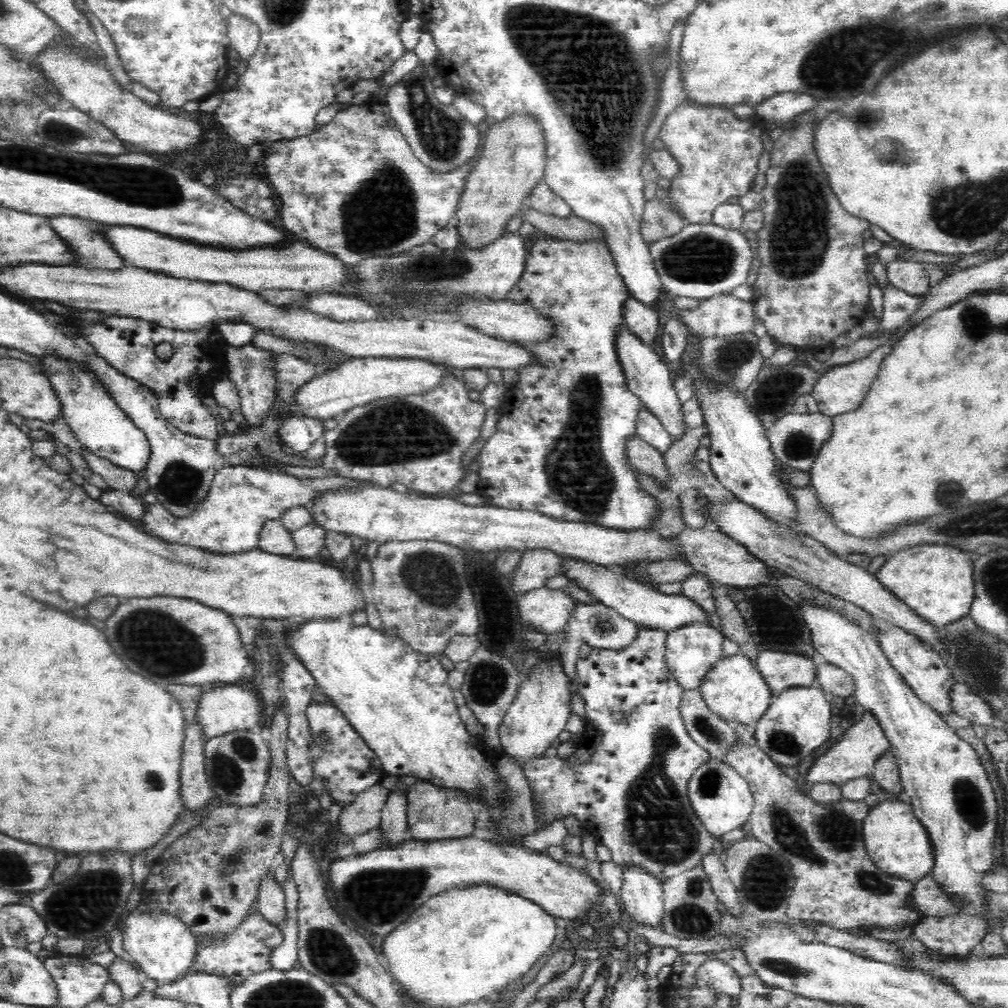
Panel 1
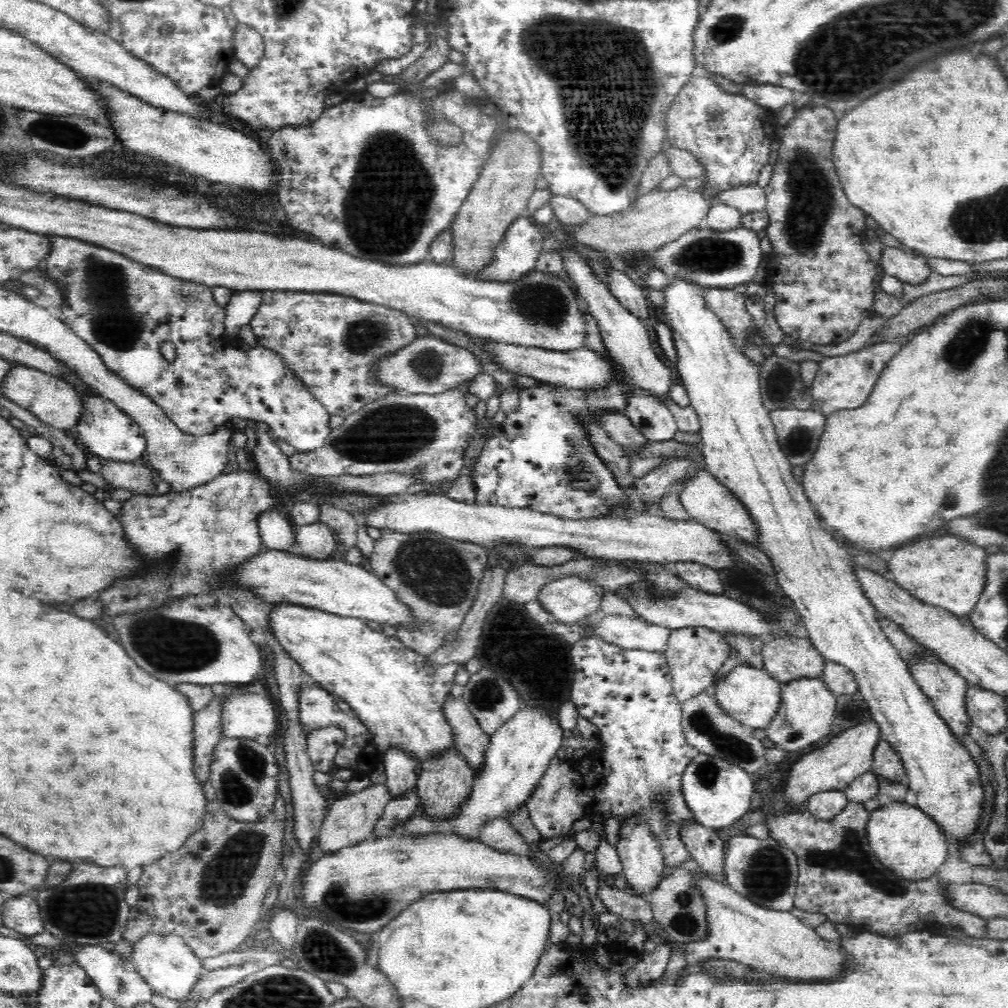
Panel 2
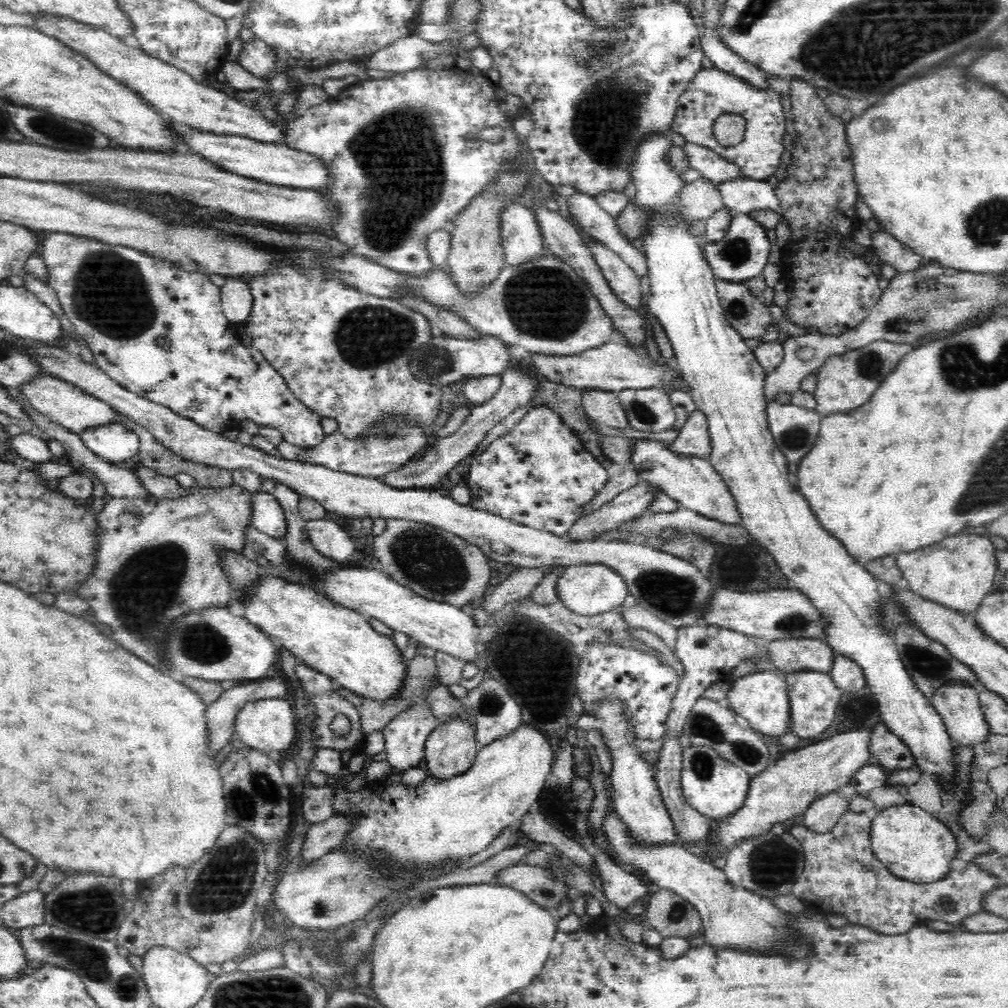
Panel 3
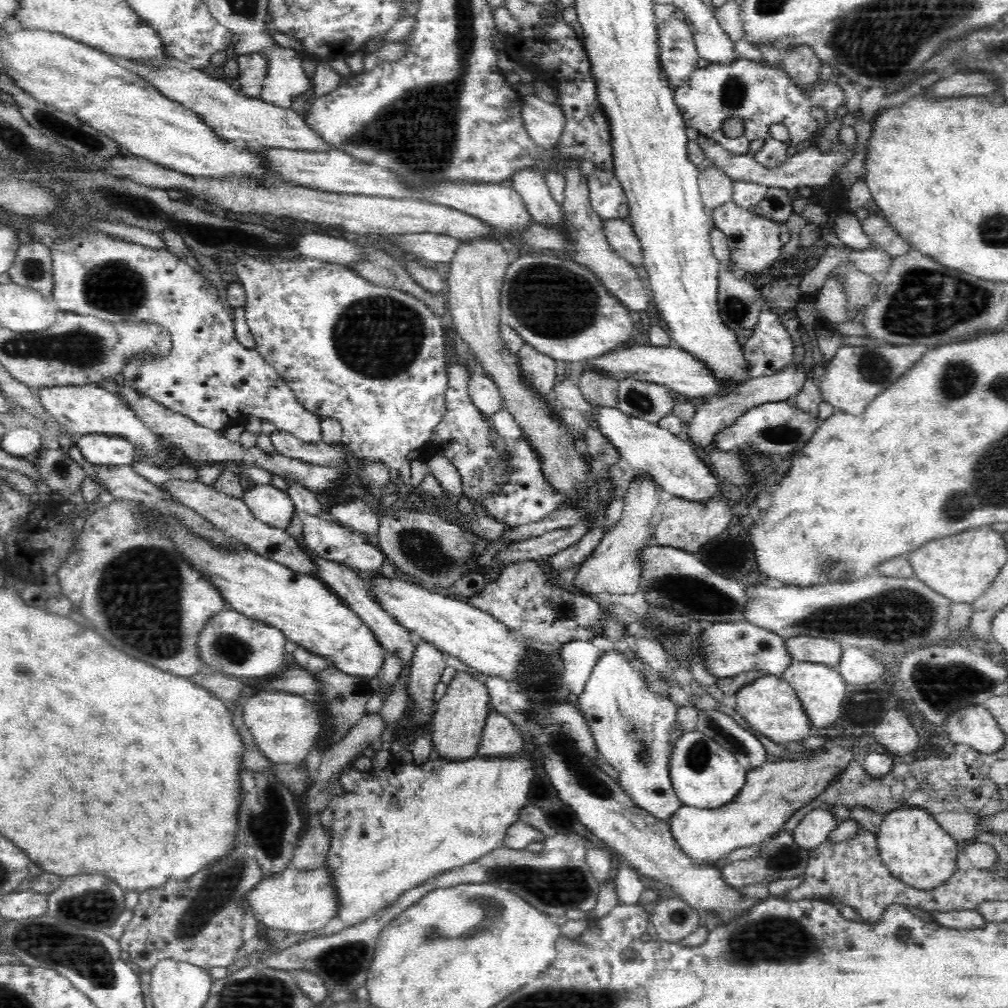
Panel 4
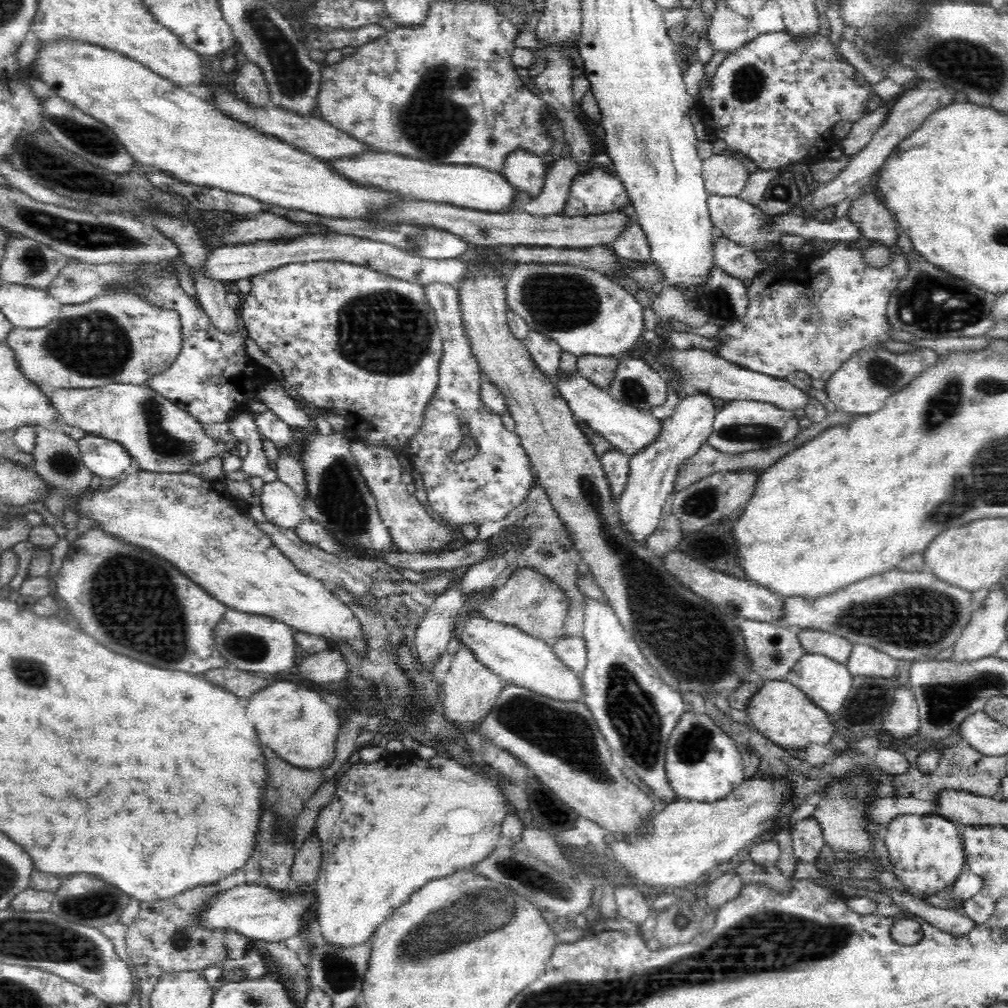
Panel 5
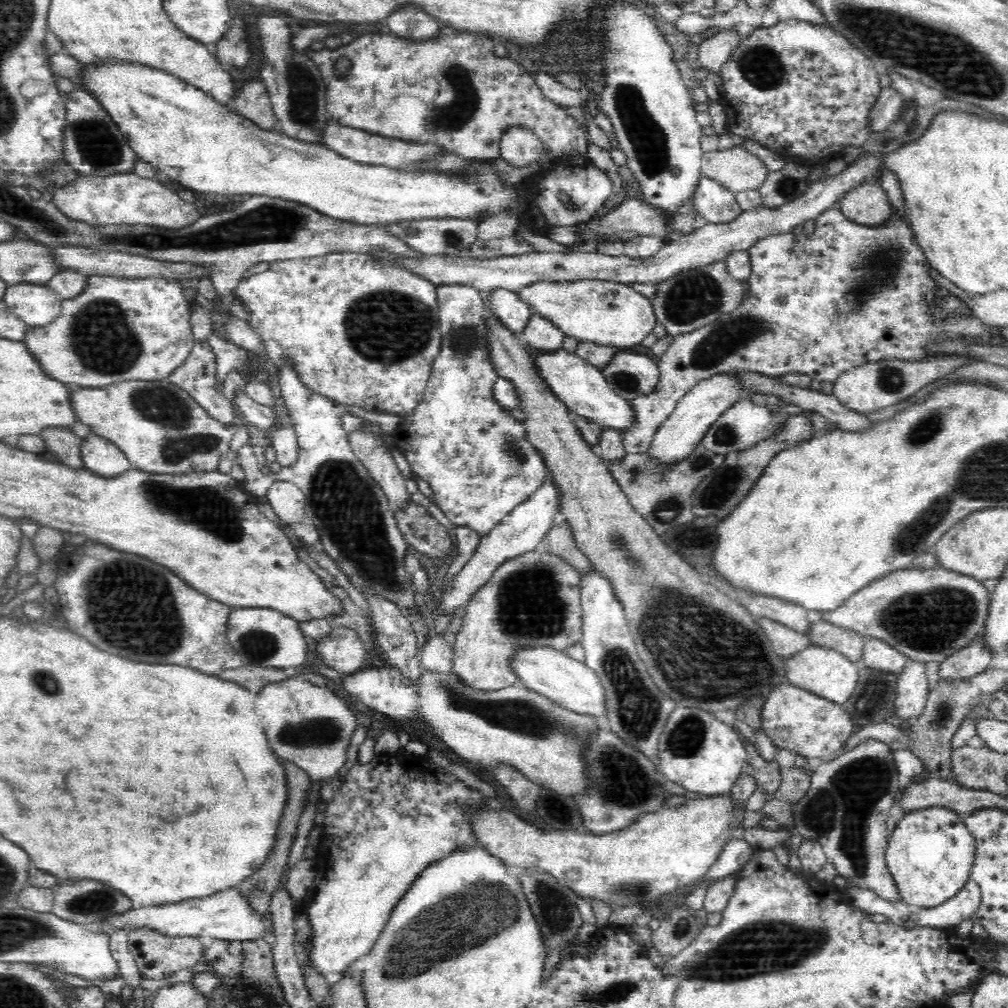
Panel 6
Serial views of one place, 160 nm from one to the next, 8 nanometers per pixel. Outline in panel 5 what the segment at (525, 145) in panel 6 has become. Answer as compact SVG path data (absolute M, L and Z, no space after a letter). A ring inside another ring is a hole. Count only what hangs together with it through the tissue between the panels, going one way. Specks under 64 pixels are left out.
M514 150L506 158L501 174L510 181L518 192L526 193L527 198L537 197L545 185L548 168L536 154L524 150Z

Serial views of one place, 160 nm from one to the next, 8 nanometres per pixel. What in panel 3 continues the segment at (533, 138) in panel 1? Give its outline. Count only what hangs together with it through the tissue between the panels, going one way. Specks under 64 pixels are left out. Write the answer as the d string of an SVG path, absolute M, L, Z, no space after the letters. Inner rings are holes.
M504 174L496 180L496 184L484 192L484 196L472 198L472 204L462 209L449 225L452 242L449 257L446 264L448 273L467 294L474 294L475 291L483 290L490 286L490 282L498 278L500 271L507 265L506 255L502 248L501 214L502 204L514 200L518 194L526 190L528 178L524 174Z

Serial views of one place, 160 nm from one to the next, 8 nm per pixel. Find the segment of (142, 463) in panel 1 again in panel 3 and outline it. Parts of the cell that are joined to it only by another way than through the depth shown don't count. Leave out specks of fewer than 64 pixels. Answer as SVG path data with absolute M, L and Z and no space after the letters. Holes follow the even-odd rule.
M120 422L90 426L80 436L88 449L111 463L128 460L139 450L139 436Z

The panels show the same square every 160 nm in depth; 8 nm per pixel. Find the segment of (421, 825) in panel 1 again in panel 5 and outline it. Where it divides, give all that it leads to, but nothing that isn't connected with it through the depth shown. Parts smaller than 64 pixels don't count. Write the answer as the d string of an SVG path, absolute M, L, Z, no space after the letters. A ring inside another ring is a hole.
M460 645L456 653L451 656L451 665L442 681L443 707L446 719L452 720L460 728L476 729L485 720L493 707L497 704L498 695L507 682L486 668L474 653L470 653L466 646Z

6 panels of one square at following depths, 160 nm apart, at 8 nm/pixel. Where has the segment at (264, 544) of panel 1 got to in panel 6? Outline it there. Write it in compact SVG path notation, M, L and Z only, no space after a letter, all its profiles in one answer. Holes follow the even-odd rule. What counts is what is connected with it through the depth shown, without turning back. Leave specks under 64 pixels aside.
M273 482L266 497L282 523L289 525L306 520L305 496L294 483Z

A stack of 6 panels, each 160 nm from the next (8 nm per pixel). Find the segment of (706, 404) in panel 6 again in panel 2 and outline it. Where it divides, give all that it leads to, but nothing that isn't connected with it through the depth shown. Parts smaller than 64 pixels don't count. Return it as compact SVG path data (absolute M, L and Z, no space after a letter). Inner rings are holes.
M564 576L554 582L546 584L538 594L537 600L547 612L554 616L554 620L572 624L596 613L601 609L604 601L605 589L594 582L583 580L578 576Z

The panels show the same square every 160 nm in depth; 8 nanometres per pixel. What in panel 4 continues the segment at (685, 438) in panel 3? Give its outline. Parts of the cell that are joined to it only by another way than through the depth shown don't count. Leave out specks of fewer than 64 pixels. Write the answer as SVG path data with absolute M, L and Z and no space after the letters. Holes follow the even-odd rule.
M803 364L799 366L791 365L784 368L781 372L770 374L770 376L760 376L749 378L748 381L742 383L740 388L734 388L728 397L712 397L707 399L701 405L696 407L695 415L686 425L689 431L691 441L695 446L708 446L715 441L716 435L720 430L731 425L734 420L738 419L749 408L760 406L760 404L769 402L786 401L788 398L794 398L802 388L807 379Z

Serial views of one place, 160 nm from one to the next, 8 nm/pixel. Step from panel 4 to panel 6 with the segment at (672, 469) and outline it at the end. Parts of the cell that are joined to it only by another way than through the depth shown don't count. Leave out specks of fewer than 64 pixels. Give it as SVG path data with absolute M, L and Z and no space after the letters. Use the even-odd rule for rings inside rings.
M564 347L553 351L532 350L533 359L538 366L542 379L549 386L549 391L557 396L577 416L586 417L586 420L594 424L602 425L602 428L616 429L624 433L632 428L636 422L633 406L628 400L616 394L608 384L602 372L596 370L590 363L582 360L575 352L570 352Z

